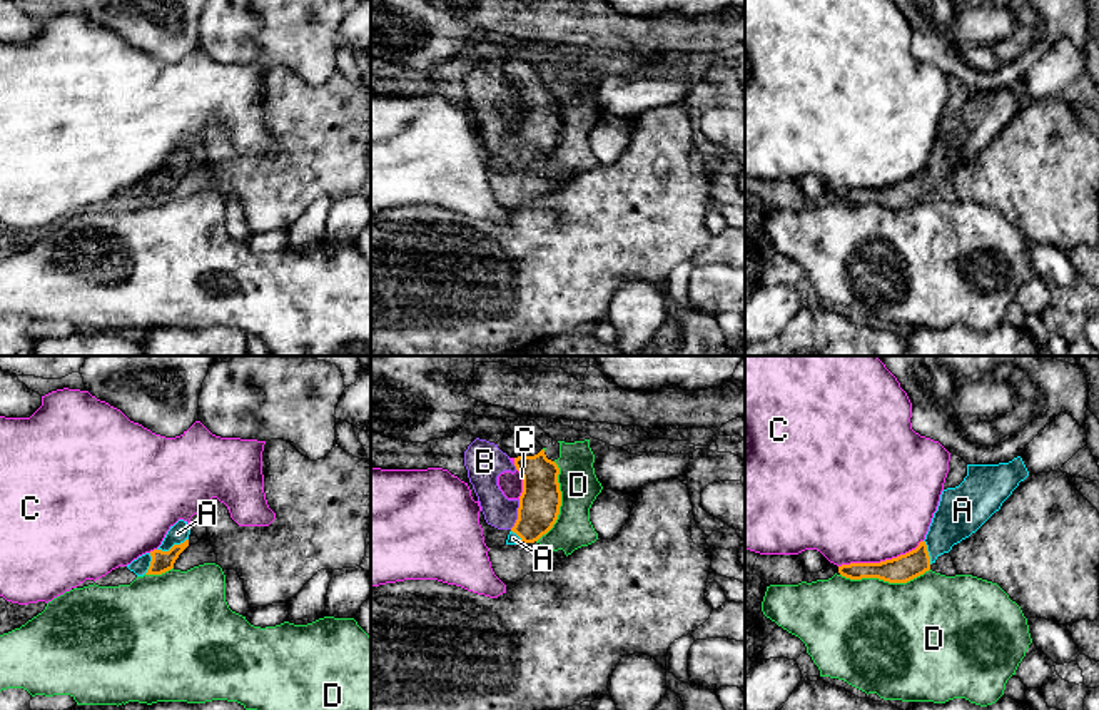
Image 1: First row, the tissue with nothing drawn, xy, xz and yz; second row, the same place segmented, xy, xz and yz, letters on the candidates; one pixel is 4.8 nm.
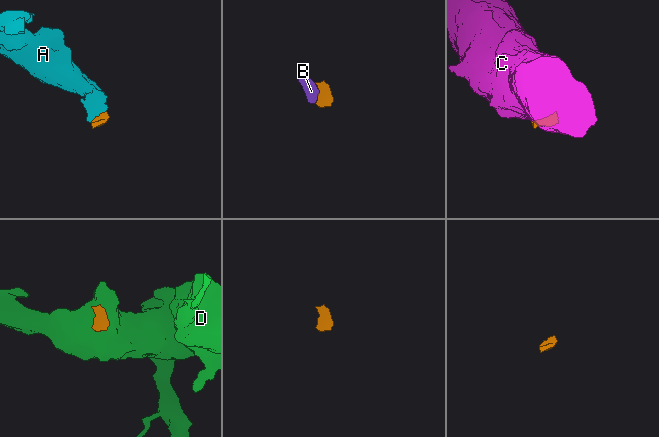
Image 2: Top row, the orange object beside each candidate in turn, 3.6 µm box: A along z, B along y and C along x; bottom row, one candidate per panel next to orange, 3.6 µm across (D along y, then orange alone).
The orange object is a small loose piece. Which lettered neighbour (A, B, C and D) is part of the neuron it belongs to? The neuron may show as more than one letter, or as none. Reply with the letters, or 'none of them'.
A, B

